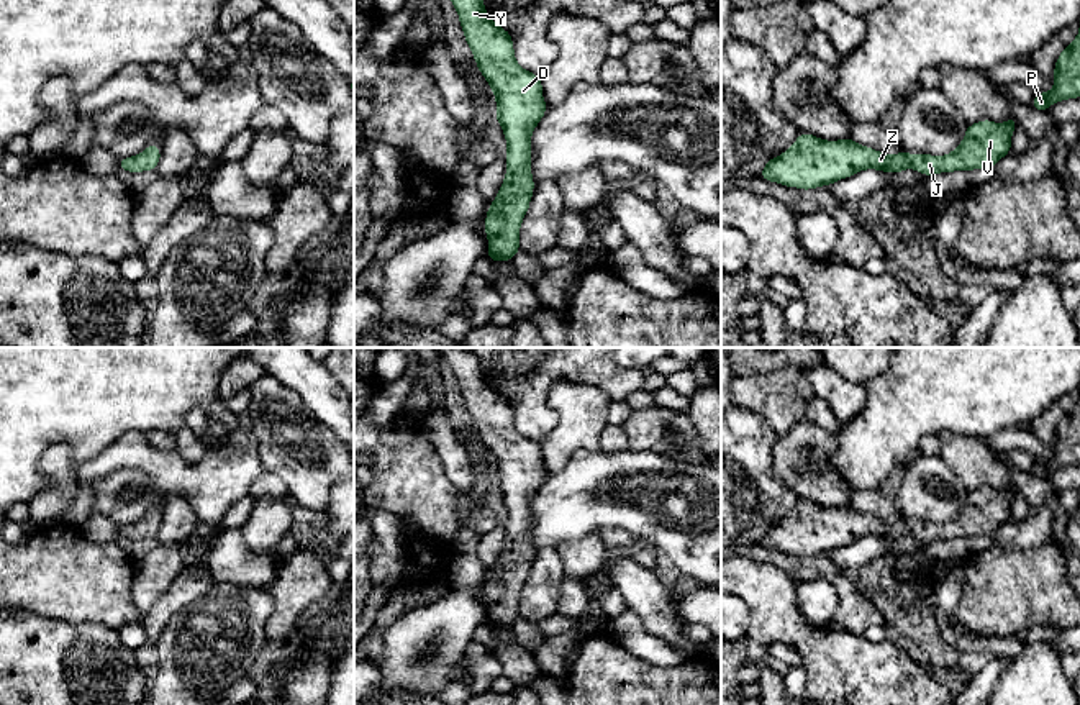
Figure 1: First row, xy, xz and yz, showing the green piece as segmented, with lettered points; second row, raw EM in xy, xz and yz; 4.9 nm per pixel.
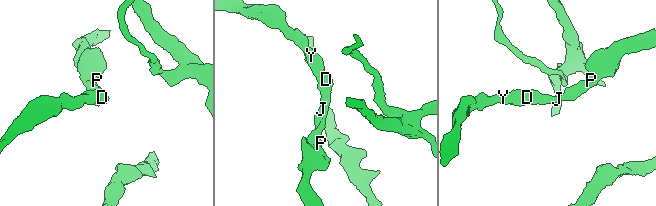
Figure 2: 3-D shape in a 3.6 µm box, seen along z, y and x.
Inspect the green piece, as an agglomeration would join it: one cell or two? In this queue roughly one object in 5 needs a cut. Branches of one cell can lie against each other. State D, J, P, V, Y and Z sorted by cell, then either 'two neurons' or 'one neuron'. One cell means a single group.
D J P V Y Z | one neuron

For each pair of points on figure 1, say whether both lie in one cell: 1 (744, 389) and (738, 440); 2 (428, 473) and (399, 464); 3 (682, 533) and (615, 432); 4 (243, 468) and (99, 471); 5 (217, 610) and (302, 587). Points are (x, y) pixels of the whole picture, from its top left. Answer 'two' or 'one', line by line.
1: two
2: one
3: two
4: one
5: two

